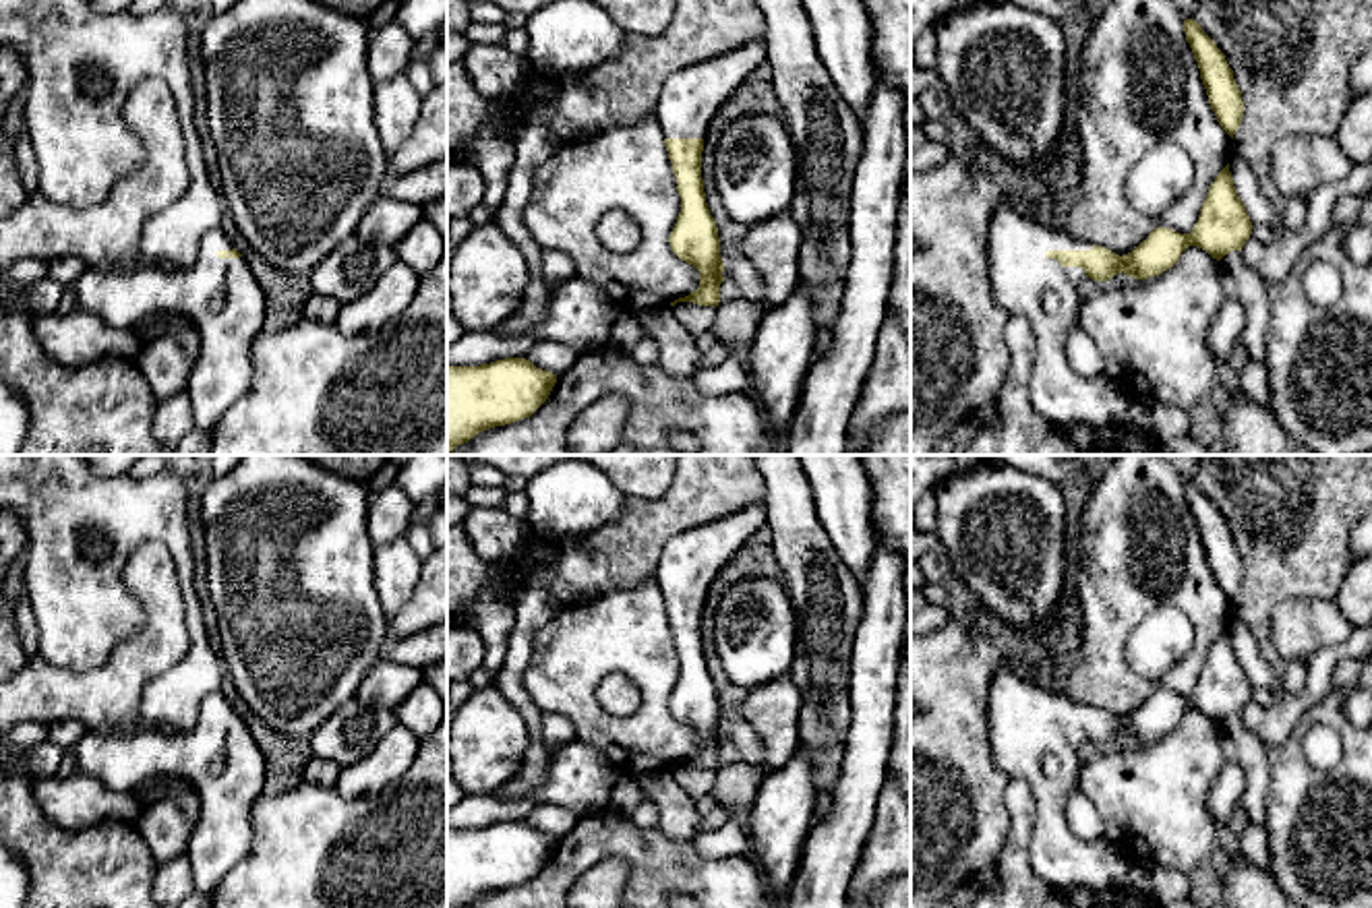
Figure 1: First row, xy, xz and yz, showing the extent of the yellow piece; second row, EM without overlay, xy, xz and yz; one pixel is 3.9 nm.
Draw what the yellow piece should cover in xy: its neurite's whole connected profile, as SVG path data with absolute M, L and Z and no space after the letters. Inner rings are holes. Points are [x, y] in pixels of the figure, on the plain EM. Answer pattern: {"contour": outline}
{"contour": "M221 691L205 697L197 726L186 734L166 738L149 728L110 736L89 730L72 751L77 771L114 792L135 792L161 774L197 786L201 817L186 852L195 891L209 896L250 850L250 807L263 796L267 763Z"}

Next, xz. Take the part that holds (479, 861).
{"contour": "M526 821L447 829L447 908L530 881L550 858L557 838Z"}

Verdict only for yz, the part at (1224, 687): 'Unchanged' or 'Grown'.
Grown

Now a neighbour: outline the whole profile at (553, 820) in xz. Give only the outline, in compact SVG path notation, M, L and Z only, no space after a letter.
M536 805L524 821L559 840L577 825L579 815L559 805Z

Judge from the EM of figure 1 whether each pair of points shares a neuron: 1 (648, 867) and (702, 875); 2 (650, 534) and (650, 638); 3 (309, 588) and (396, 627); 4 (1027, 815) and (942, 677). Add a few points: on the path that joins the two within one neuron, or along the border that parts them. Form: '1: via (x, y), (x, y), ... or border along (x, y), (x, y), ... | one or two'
1: via (661, 867), (677, 867), (690, 873) | one
2: border along (652, 576), (632, 586), (615, 586), (605, 594) | two
3: border along (390, 619), (385, 638) | two
4: border along (1012, 778), (1006, 789), (1008, 834) | two

